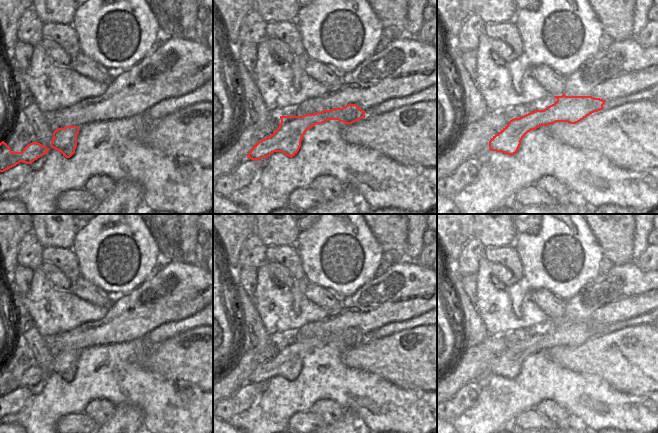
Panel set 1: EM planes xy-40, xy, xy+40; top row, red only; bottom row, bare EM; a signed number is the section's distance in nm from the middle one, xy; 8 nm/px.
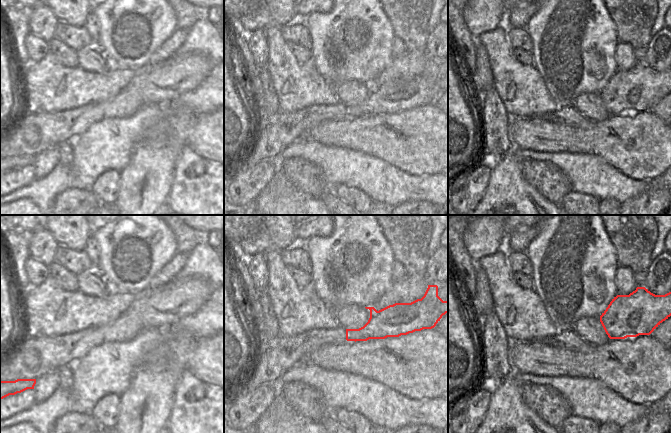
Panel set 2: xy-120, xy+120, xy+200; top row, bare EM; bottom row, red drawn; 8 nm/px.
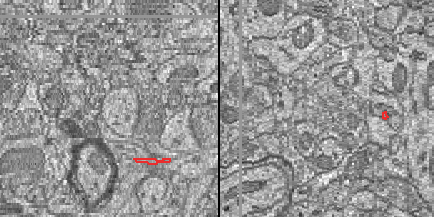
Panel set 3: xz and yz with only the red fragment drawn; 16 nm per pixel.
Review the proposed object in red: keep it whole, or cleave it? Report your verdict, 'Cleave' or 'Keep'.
Keep.

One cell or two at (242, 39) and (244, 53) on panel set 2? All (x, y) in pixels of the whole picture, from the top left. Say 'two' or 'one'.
one

